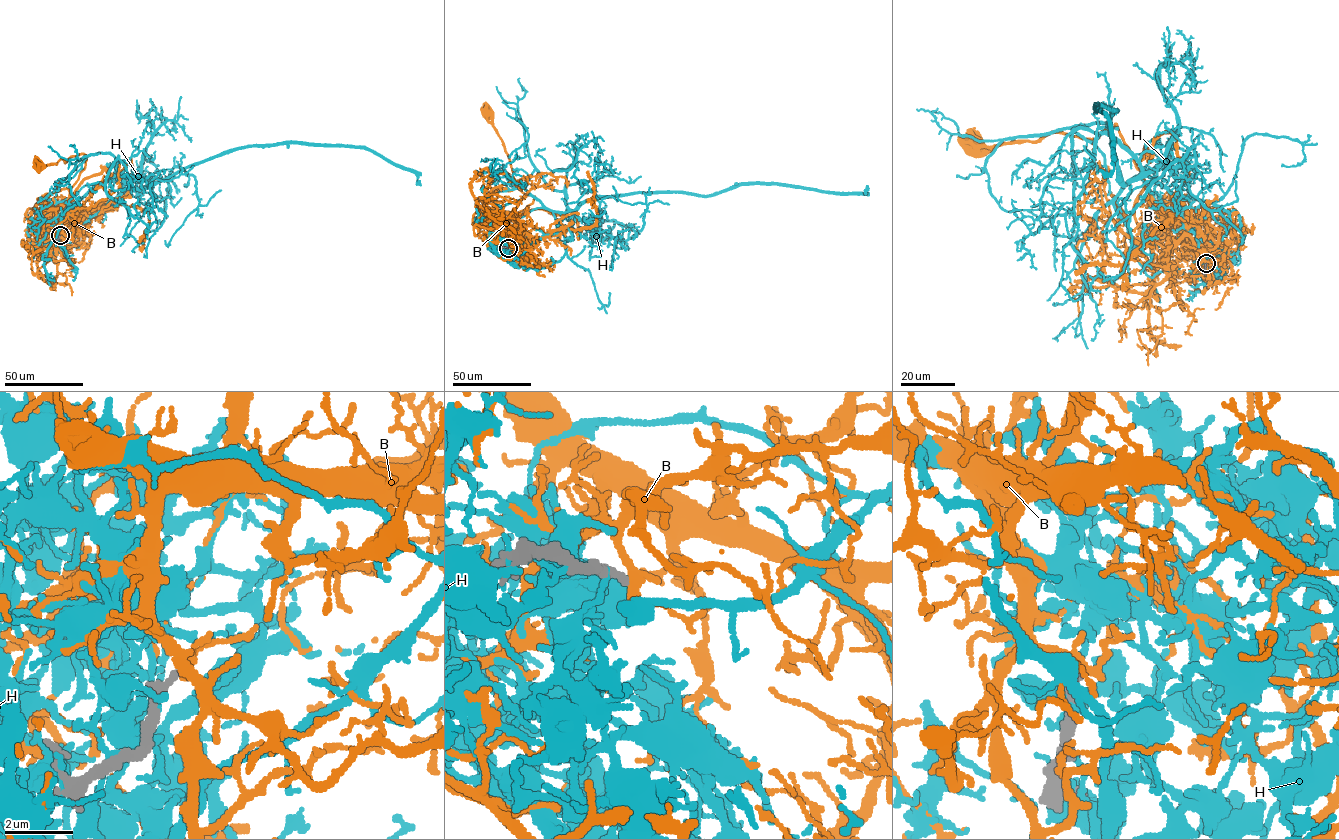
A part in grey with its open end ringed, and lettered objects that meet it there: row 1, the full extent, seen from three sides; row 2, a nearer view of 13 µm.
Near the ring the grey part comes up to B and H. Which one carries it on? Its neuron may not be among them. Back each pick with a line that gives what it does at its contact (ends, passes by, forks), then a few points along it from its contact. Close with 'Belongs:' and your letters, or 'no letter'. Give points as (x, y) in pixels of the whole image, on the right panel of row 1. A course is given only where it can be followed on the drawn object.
B: it forks
Belongs: B

